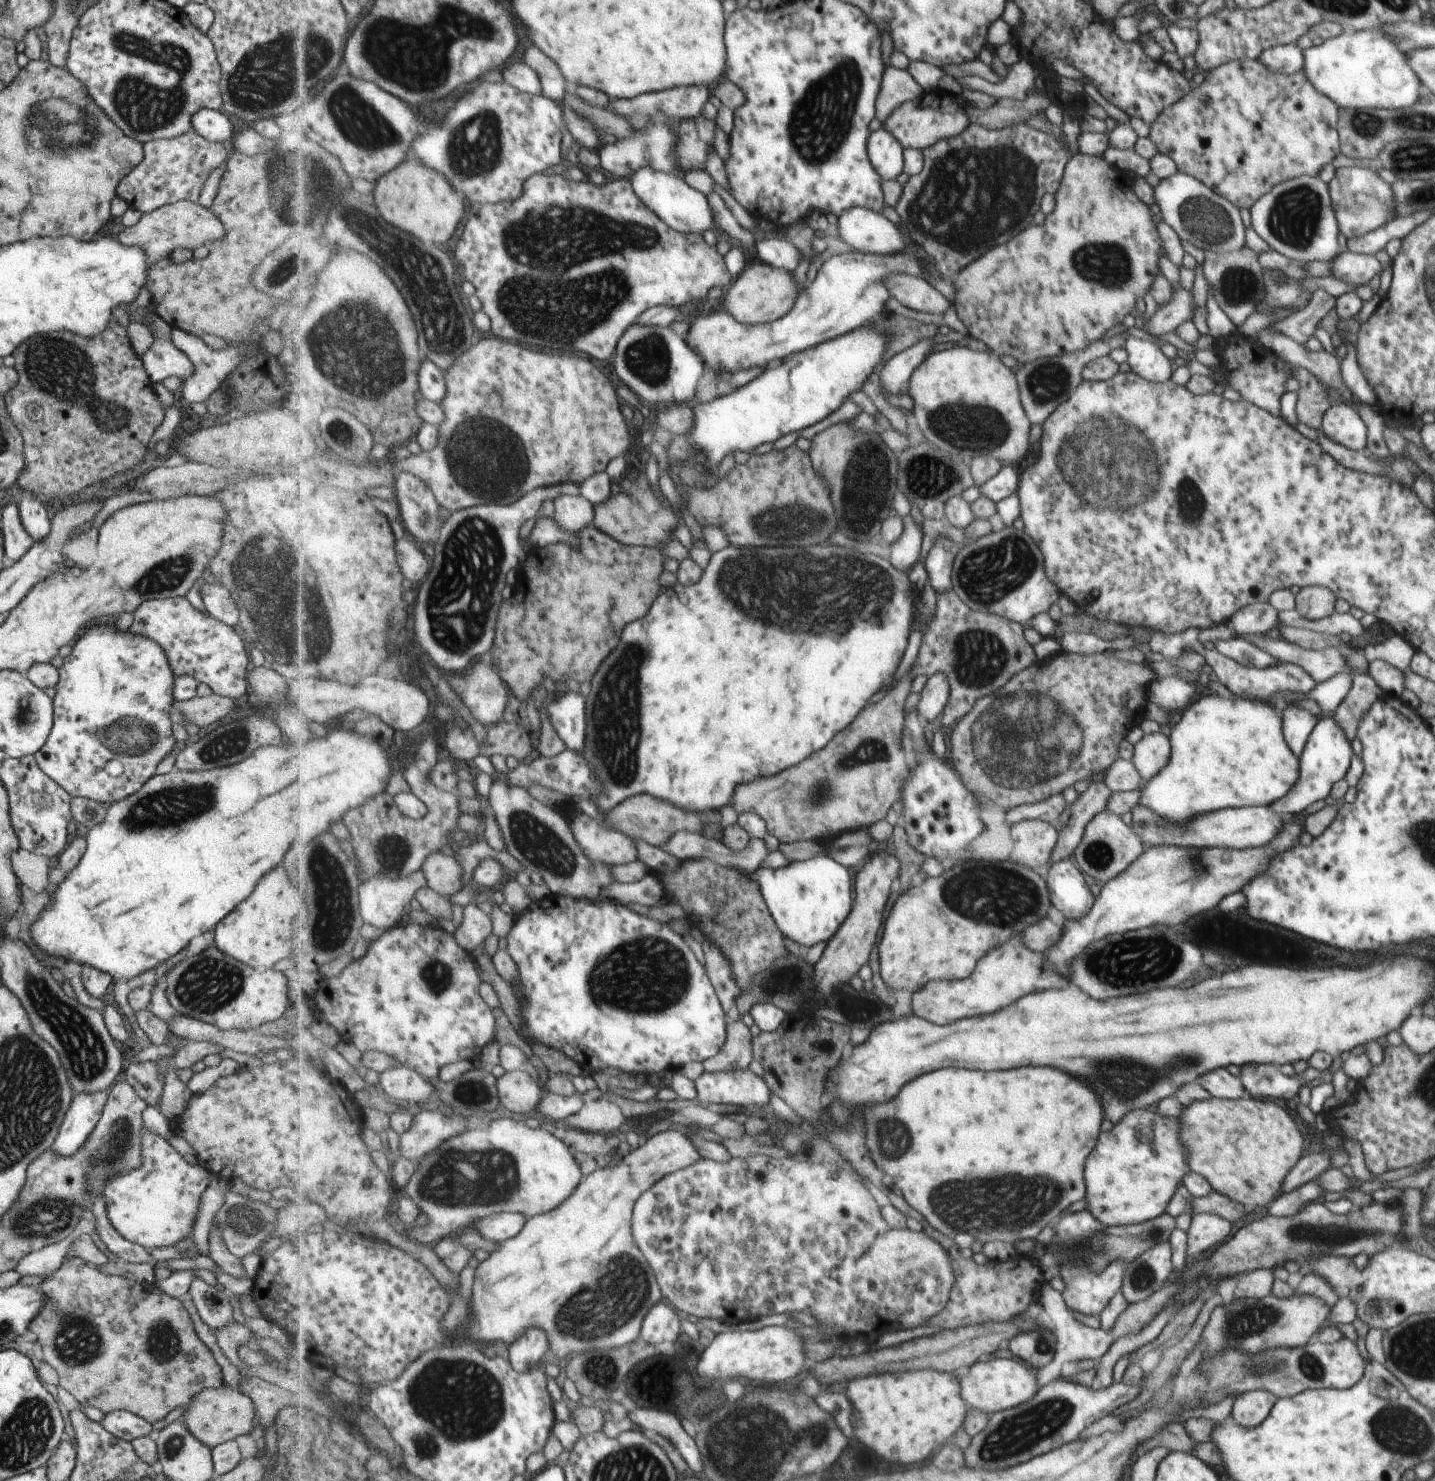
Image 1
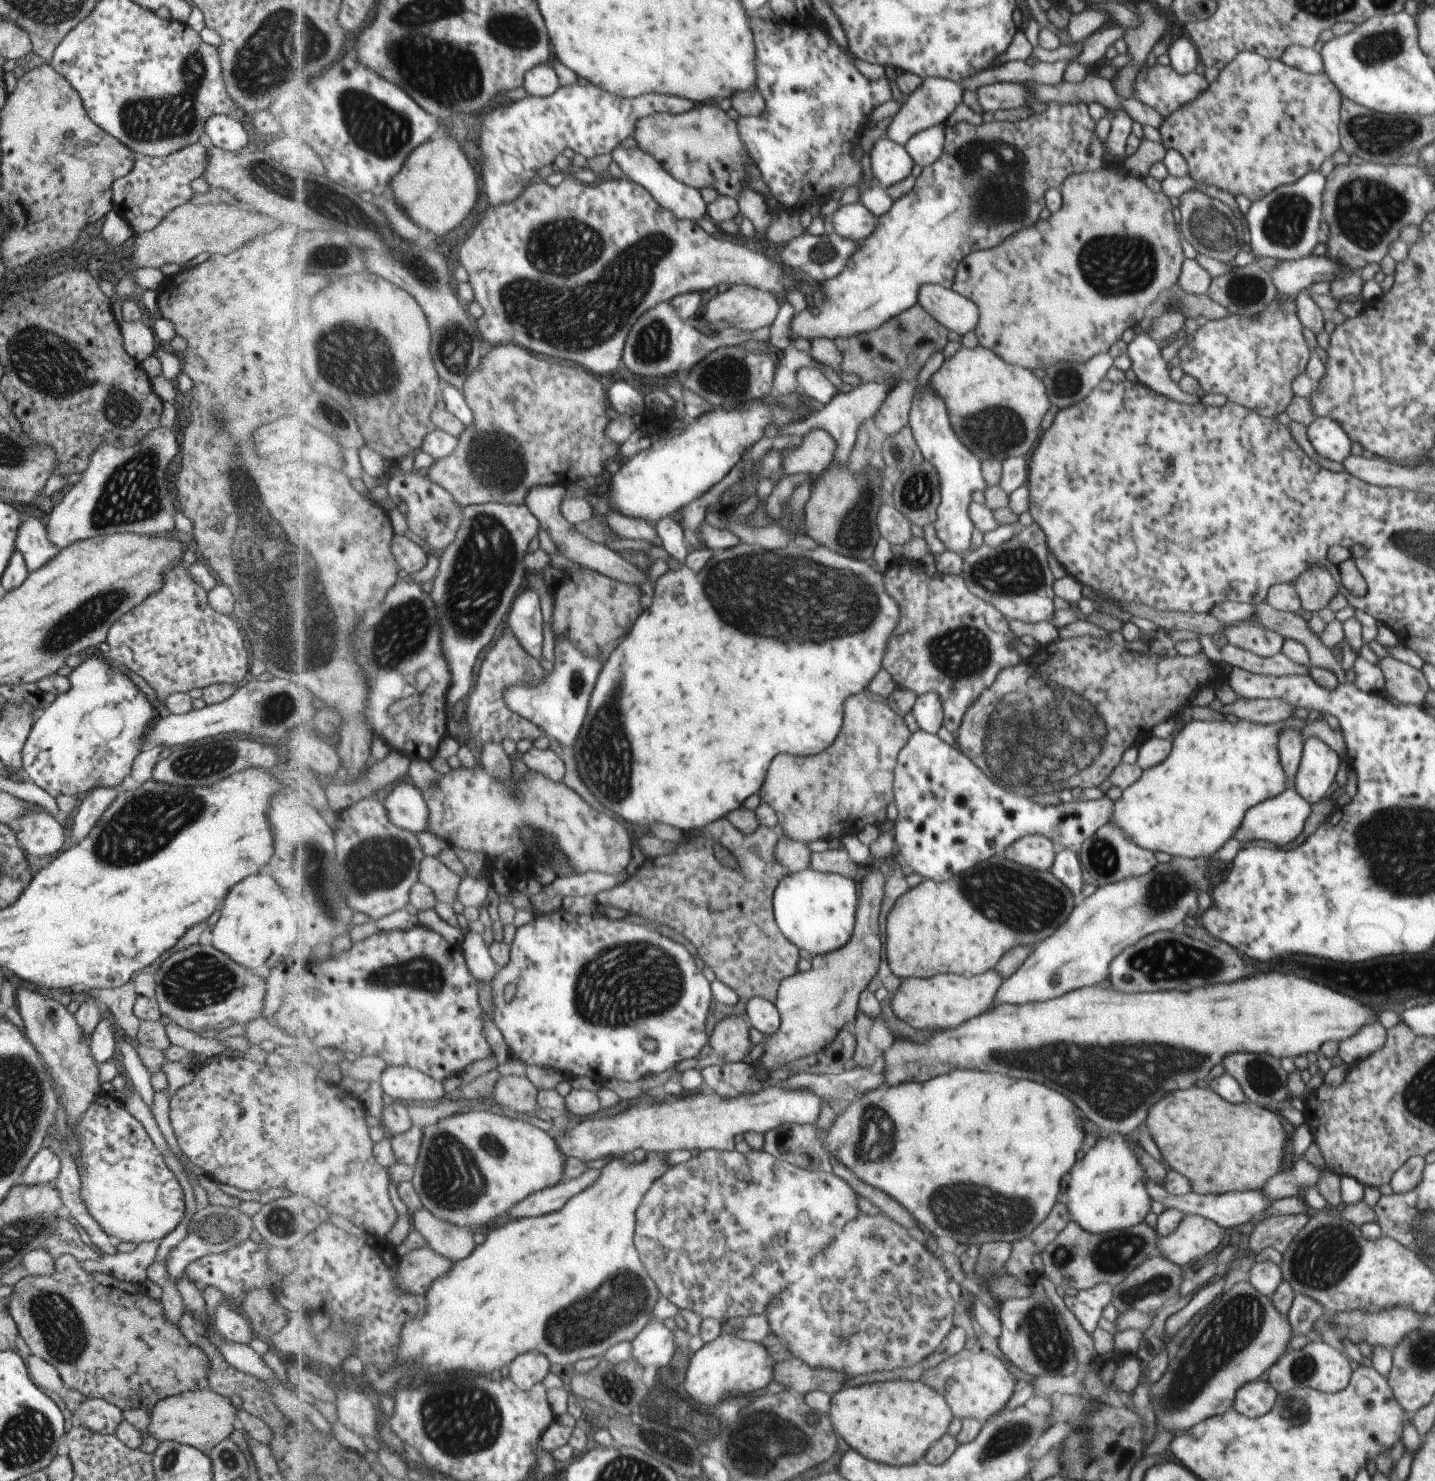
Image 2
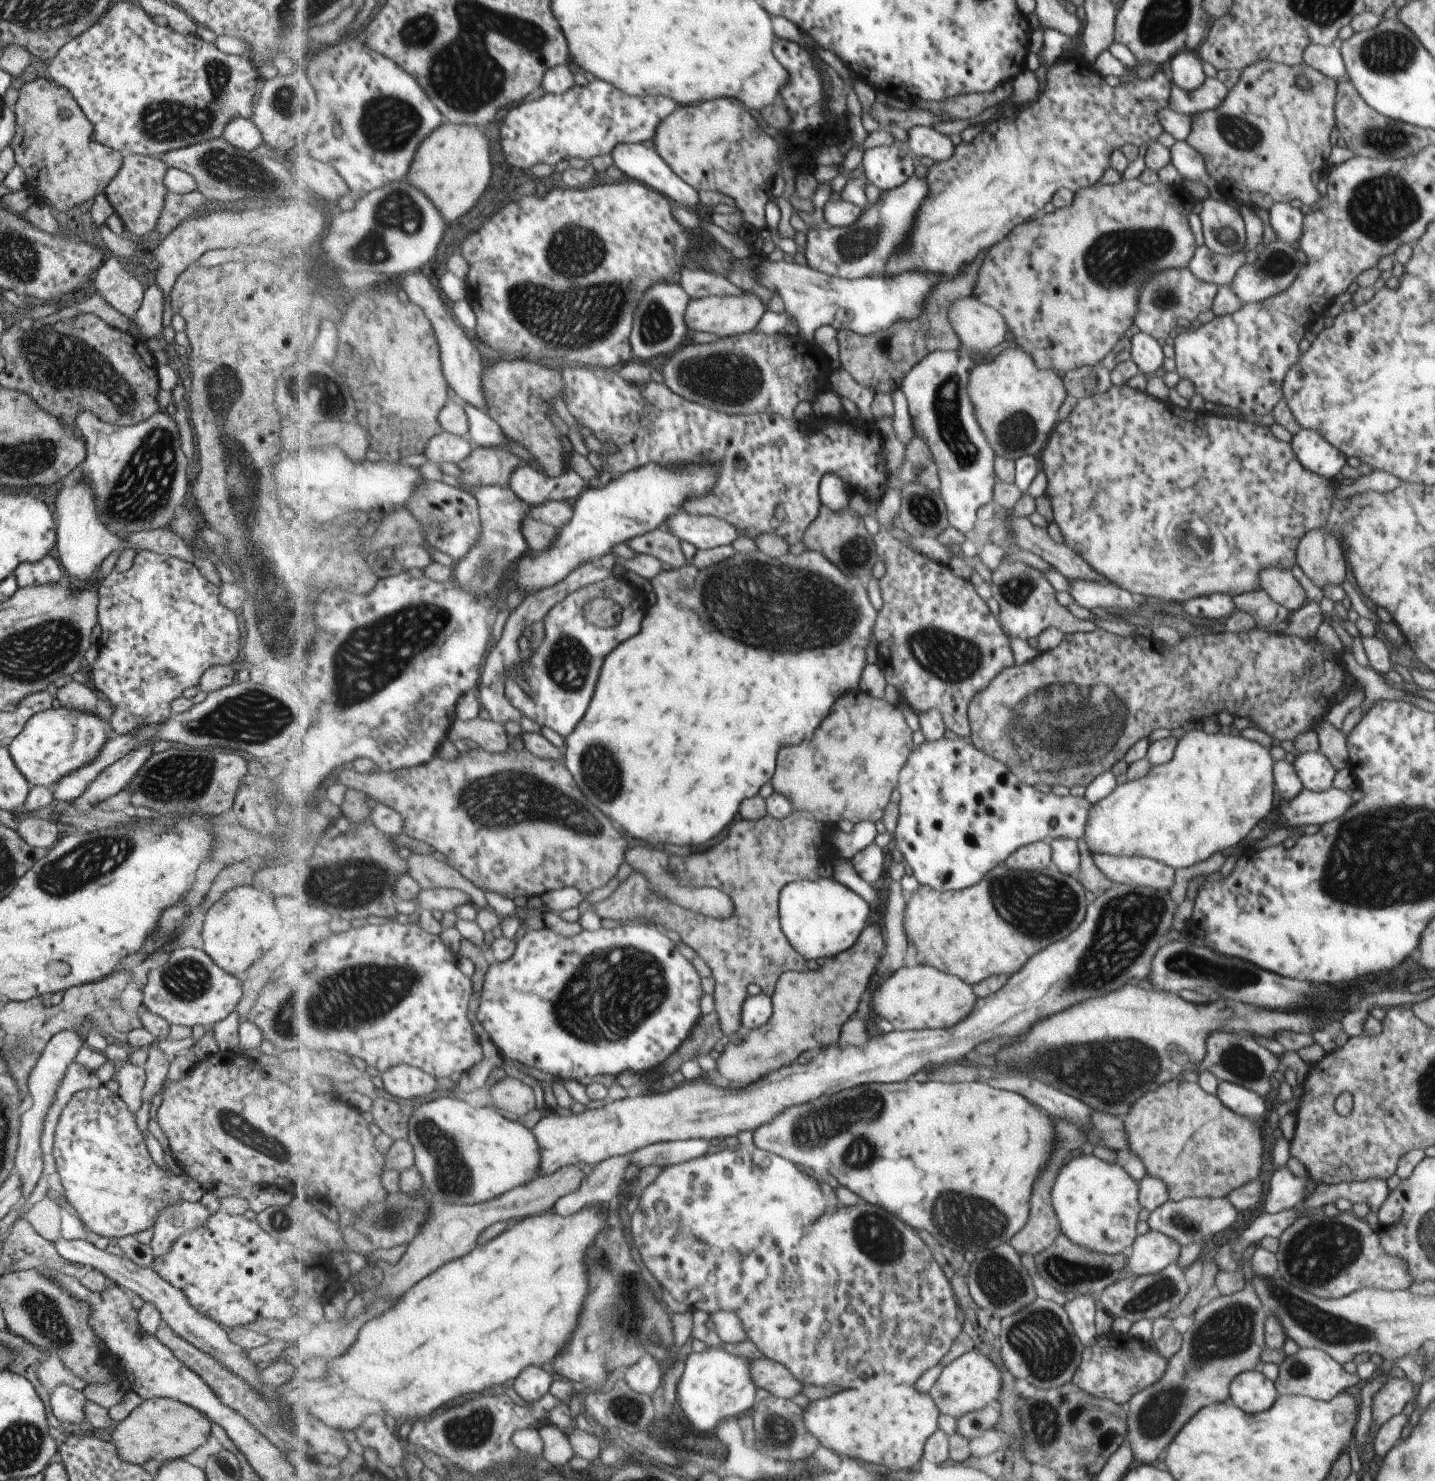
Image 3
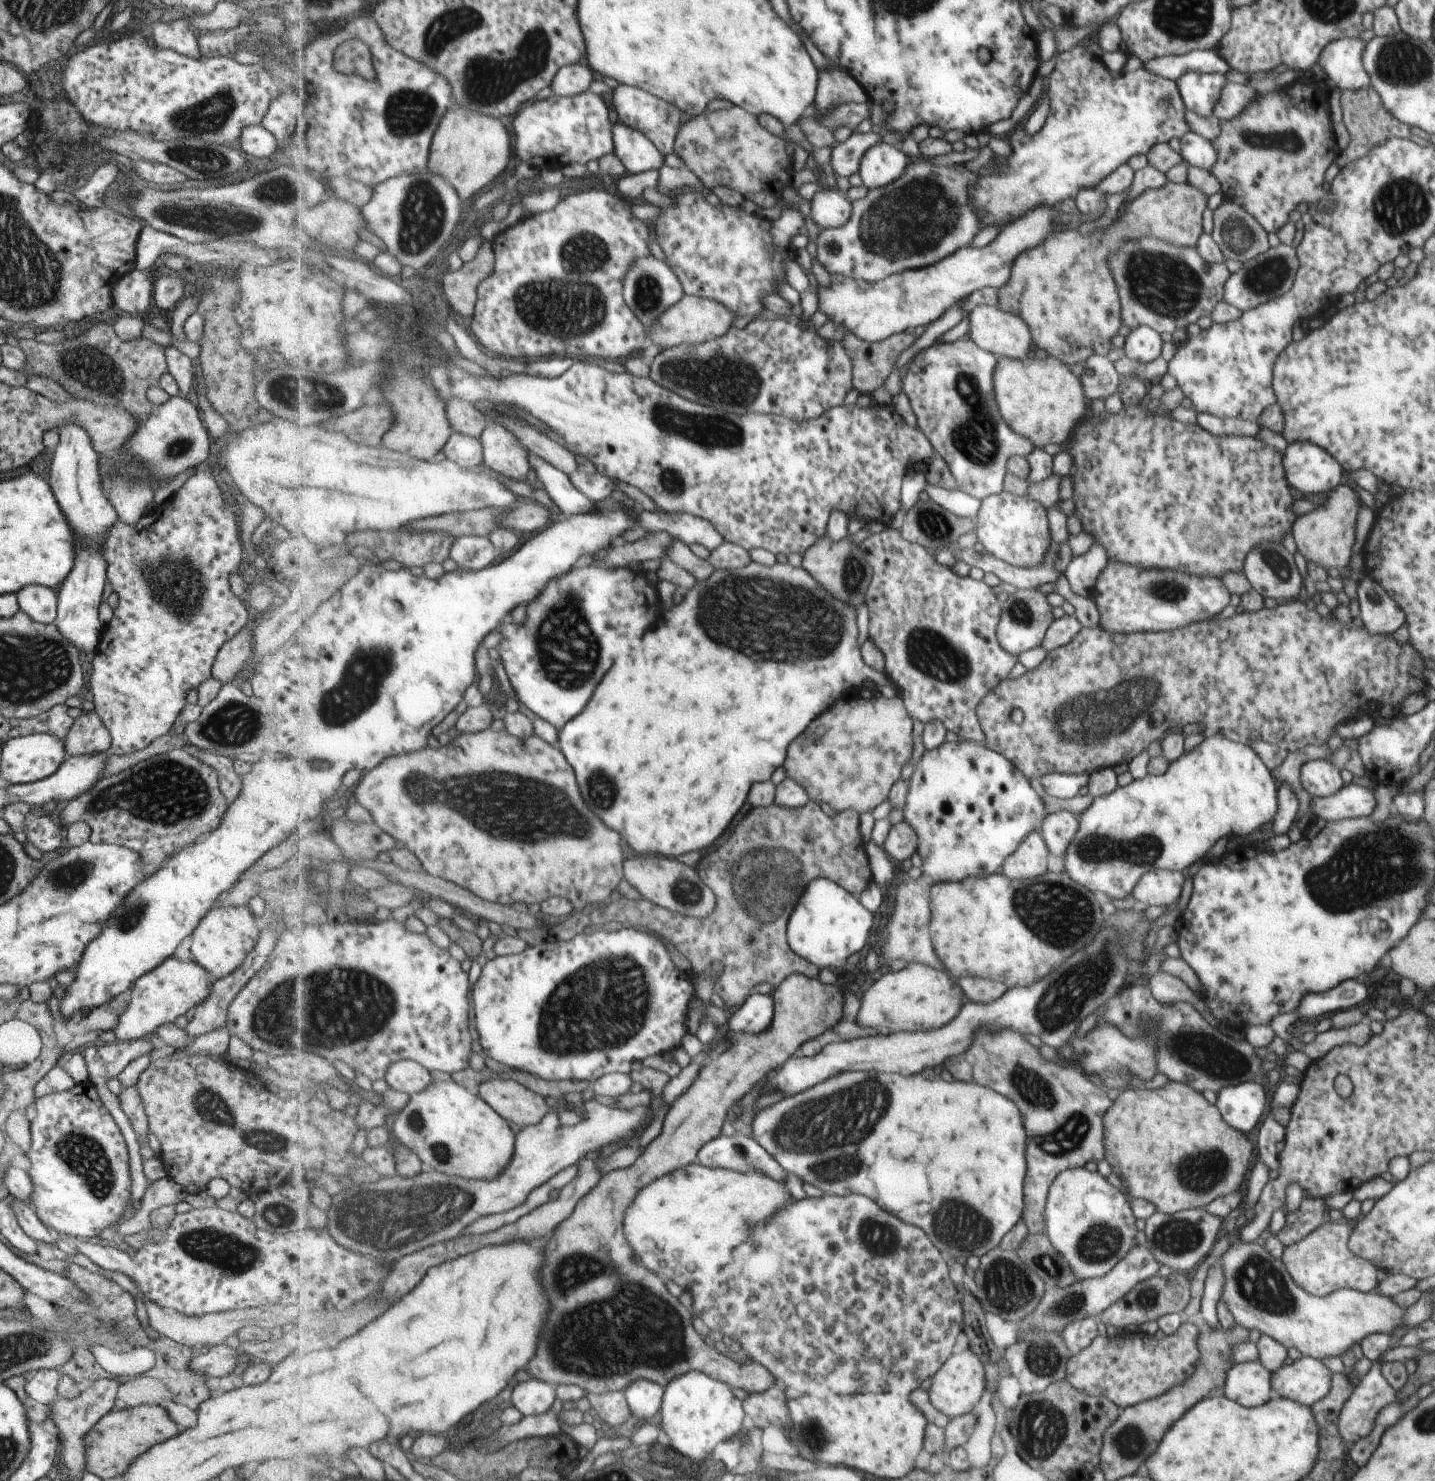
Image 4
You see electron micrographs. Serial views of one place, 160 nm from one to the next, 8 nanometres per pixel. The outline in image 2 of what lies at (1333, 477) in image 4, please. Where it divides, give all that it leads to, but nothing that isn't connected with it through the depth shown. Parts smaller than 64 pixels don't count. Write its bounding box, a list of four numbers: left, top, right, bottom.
[1306,417,1349,463]

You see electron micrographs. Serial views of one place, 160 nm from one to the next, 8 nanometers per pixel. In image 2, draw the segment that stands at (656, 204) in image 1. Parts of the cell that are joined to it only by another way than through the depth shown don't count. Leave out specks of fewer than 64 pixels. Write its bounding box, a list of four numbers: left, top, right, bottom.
[611,146,708,221]

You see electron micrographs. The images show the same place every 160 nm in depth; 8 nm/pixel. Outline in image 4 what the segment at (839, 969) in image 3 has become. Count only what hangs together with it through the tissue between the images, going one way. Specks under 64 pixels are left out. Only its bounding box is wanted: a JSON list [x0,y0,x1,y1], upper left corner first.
[527,974,845,1394]

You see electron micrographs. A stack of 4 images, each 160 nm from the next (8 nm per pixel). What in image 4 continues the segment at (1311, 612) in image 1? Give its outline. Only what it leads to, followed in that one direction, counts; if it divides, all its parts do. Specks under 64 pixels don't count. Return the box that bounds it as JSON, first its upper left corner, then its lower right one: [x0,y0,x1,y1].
[1292,482,1357,570]

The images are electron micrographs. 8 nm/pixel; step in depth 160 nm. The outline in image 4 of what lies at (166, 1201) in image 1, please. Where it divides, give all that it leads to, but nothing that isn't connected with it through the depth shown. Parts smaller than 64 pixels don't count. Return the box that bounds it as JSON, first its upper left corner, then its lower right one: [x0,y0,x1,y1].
[28,1080,131,1240]

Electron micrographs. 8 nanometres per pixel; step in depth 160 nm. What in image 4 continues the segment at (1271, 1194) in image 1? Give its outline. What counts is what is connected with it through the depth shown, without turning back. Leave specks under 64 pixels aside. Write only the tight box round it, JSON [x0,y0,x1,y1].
[1104,1081,1251,1214]

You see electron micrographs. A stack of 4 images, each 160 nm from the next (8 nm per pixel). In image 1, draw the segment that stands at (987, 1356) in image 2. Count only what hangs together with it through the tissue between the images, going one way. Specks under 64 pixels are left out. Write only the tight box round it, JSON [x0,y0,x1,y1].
[958,1358,1038,1413]

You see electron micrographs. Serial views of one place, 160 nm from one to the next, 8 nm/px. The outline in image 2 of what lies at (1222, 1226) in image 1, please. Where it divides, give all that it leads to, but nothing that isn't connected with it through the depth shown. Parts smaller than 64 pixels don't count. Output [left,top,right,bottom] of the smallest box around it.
[1156,1215,1221,1269]

